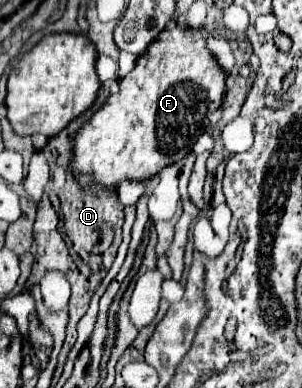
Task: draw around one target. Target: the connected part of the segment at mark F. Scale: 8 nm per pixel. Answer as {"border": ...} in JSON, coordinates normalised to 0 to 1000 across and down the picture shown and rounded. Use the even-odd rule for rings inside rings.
{"border":[[[586,59],[553,64],[520,106],[507,106],[467,147],[454,147],[440,183],[427,183],[394,209],[394,235],[361,245],[348,271],[301,302],[275,332],[248,348],[248,410],[242,451],[288,482],[295,472],[334,472],[348,482],[387,487],[407,466],[487,466],[520,451],[540,430],[586,420],[619,394],[632,394],[646,363],[692,327],[699,291],[732,271],[745,240],[752,188],[719,168],[719,152],[685,126],[685,90],[672,75],[599,70]]]}

